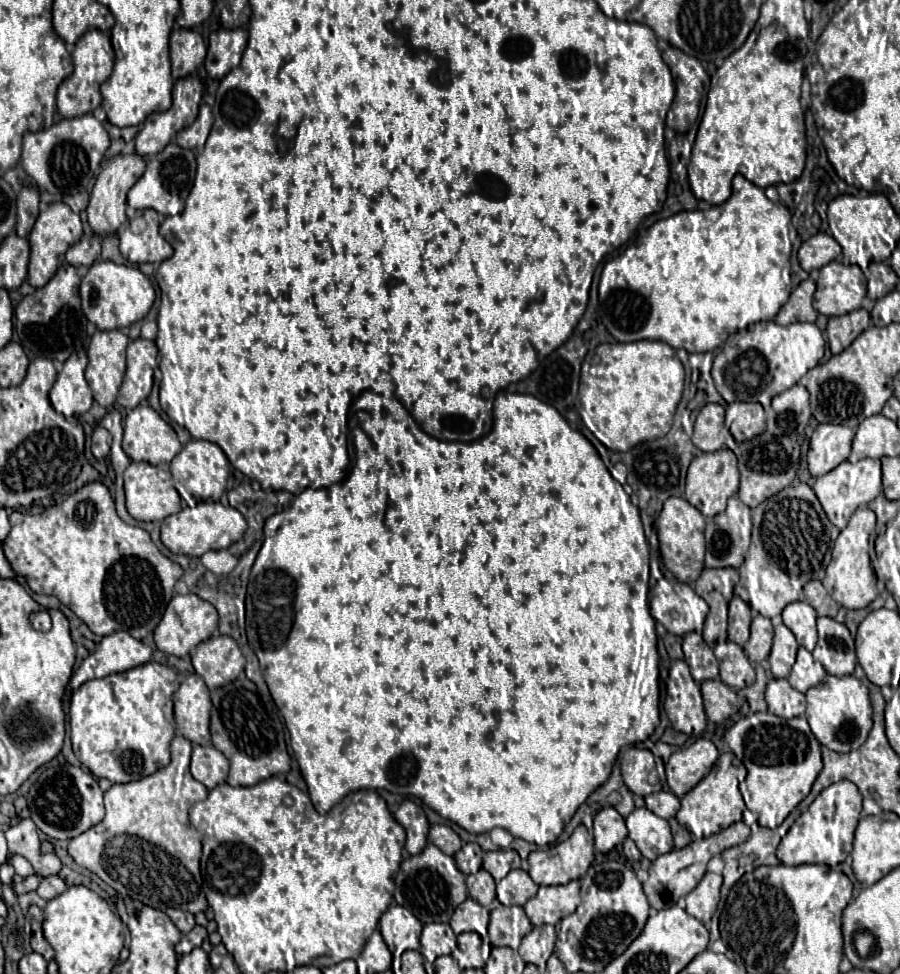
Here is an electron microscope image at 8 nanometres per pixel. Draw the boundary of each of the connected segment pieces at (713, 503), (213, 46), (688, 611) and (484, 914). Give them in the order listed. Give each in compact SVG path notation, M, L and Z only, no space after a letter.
M719 450L711 454L699 454L689 466L687 472L687 490L685 498L691 506L695 506L705 518L717 516L727 506L727 498L735 496L739 490L739 470L737 470L737 458L731 450Z
M217 30L209 36L209 52L205 68L211 78L223 78L225 74L239 65L247 46L246 30Z
M661 578L650 591L650 613L657 622L661 622L667 632L675 634L675 636L683 636L685 632L699 632L703 628L705 616L709 612L707 602L695 594L695 590L685 584L679 582L675 578Z
M467 898L451 916L451 928L455 934L477 932L481 938L487 938L487 924L489 910L471 898Z

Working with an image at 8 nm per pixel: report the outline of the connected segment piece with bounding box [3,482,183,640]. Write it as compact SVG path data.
M99 482L85 484L81 490L77 490L73 496L69 496L65 502L47 508L43 514L31 516L31 514L13 512L13 514L9 516L9 522L11 522L11 532L9 532L9 536L5 538L5 542L3 542L3 550L5 550L5 558L7 558L7 562L11 564L11 568L15 570L15 574L25 576L25 578L27 578L27 584L29 584L29 588L31 588L33 592L37 592L37 594L47 594L47 596L57 596L59 602L65 604L67 608L71 608L71 610L89 626L89 630L91 630L93 634L97 634L97 636L107 636L107 634L111 634L111 632L125 630L125 632L129 632L133 638L143 640L143 638L145 638L149 632L153 632L155 626L159 624L159 620L161 620L161 616L163 616L163 612L165 612L165 608L167 608L167 604L169 604L169 600L173 598L173 586L175 586L175 582L183 576L183 568L159 552L159 548L153 544L153 540L151 540L151 536L149 536L147 530L137 528L137 526L129 526L129 524L125 524L125 522L117 516L115 504L113 504L113 498L111 498L109 490L107 490L103 484L99 484Z

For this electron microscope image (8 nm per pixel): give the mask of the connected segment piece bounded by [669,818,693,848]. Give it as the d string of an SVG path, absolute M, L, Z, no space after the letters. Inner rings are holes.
M671 818L669 824L671 824L673 838L675 838L675 848L685 848L685 846L693 840L693 838L691 838L691 832L689 832L683 824L679 824L675 818Z

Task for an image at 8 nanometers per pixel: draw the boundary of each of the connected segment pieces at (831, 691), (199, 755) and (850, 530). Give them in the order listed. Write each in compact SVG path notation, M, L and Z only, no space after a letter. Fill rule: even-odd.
M827 674L815 688L805 692L807 696L807 722L815 738L833 752L857 750L873 728L873 708L869 702L869 690L855 676L831 676Z
M195 746L191 756L191 774L195 780L213 790L229 776L229 760L213 746Z
M867 506L857 508L849 524L841 530L839 538L835 540L835 546L831 552L833 558L823 578L823 586L829 590L833 600L837 600L837 604L851 608L851 610L865 608L877 598L877 578L869 562L869 532L873 528L875 528L875 512L869 510Z

